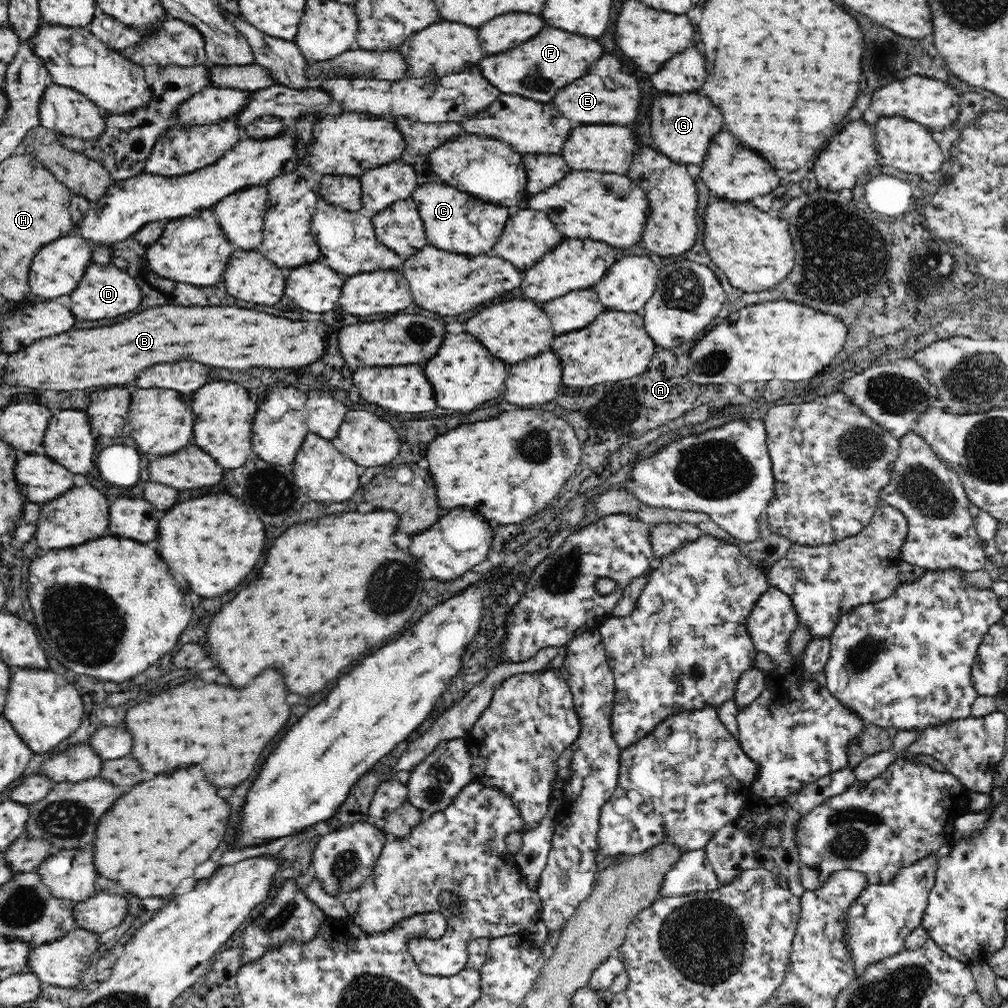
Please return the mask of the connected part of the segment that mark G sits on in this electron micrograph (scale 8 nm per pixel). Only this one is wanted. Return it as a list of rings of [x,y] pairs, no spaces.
[[[656,90],[650,98],[650,134],[654,138],[654,147],[662,154],[684,164],[698,165],[702,162],[706,142],[710,134],[722,130],[722,114],[706,96],[696,92],[674,93],[674,91]]]

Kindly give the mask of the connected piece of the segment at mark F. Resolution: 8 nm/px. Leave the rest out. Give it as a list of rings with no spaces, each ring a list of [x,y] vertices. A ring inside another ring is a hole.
[[[546,26],[534,38],[520,44],[518,48],[486,58],[482,62],[482,68],[486,70],[486,78],[490,78],[494,86],[502,88],[502,92],[514,92],[514,88],[520,88],[524,96],[548,102],[554,90],[574,82],[576,78],[586,76],[588,68],[602,56],[604,56],[604,48],[596,37],[586,38],[586,36],[578,36],[566,30]],[[546,78],[550,80],[550,86],[546,86]],[[540,88],[546,88],[546,90],[540,90]]]

